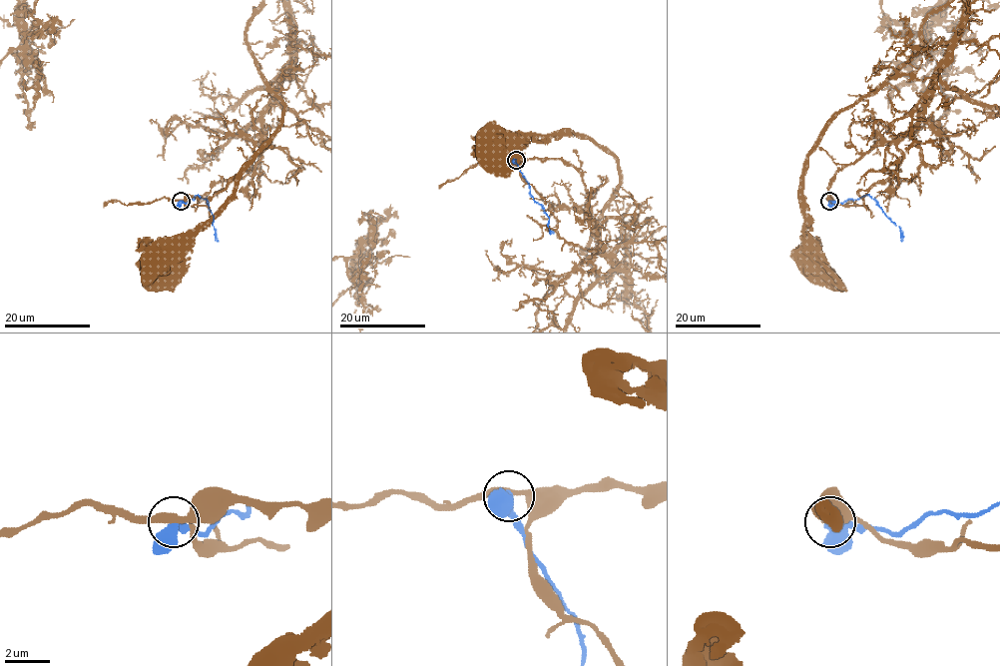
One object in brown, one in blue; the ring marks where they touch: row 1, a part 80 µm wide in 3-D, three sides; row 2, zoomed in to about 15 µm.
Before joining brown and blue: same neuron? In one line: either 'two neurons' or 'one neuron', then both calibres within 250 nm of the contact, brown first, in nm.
two neurons; 320 nm thick on the brown side, 440 nm on the other

